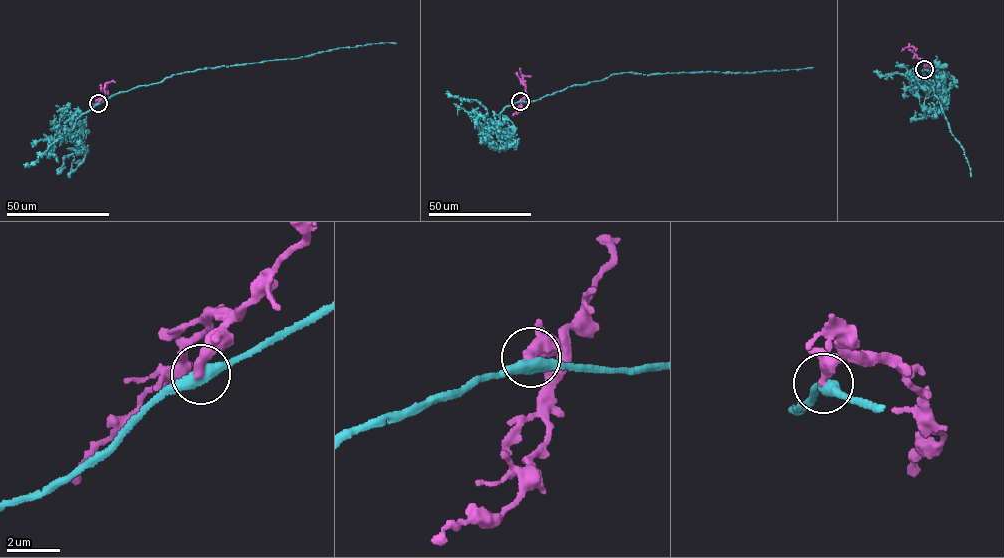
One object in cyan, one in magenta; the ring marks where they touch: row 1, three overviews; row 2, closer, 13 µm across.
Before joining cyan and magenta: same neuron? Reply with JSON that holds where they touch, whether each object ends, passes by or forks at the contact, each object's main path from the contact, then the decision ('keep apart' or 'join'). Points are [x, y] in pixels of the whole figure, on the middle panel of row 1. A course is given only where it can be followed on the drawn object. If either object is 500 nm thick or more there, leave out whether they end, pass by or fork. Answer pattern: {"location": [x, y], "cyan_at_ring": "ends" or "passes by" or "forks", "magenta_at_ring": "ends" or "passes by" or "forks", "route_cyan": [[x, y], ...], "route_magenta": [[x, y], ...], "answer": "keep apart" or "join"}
{"location": [520, 101], "cyan_at_ring": "passes by", "magenta_at_ring": "ends", "route_cyan": [[520, 101], [535, 101], [568, 87], [604, 80], [616, 73], [752, 73], [813, 67]], "route_magenta": [[520, 101], [526, 93], [521, 81], [521, 68]], "answer": "keep apart"}

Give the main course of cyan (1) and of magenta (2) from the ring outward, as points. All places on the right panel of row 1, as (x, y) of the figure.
1: (925, 69), (931, 71), (929, 77), (935, 86), (934, 95), (952, 135), (963, 148), (970, 176)
2: (924, 69), (926, 64), (917, 58), (911, 46), (901, 51)

